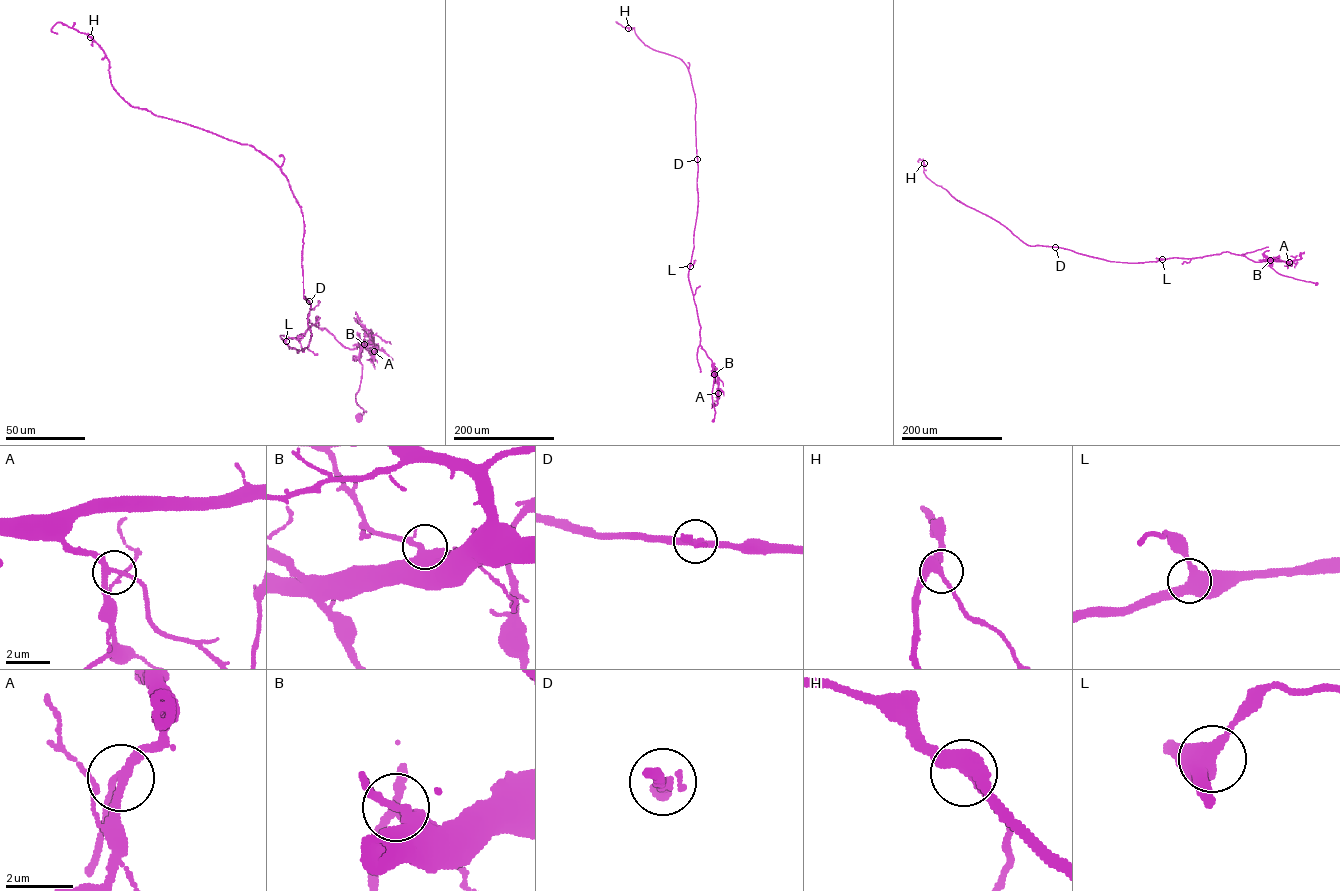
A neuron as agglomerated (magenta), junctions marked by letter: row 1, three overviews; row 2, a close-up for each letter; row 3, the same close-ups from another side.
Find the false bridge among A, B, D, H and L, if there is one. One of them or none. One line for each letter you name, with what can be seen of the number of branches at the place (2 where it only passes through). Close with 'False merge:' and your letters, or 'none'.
False merge: none

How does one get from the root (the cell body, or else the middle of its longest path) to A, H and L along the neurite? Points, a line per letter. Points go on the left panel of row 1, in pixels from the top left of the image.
A: (359, 418), (366, 411), (356, 402), (362, 367), (358, 359), (360, 350), (373, 345), (376, 346), (374, 351)
H: (359, 418), (361, 348), (317, 316), (280, 336), (297, 352), (311, 334), (281, 169), (130, 106), (90, 37)
L: (359, 418), (361, 348), (345, 348), (317, 316), (304, 334), (281, 335), (286, 341)

